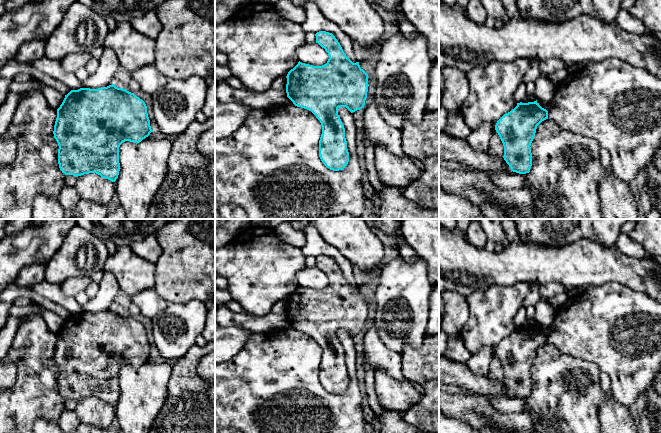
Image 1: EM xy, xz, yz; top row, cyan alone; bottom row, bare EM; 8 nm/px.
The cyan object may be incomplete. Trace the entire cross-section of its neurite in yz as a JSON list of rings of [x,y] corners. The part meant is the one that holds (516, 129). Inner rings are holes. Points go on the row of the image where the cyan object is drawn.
[[[536,101],[528,103],[517,103],[510,112],[504,114],[496,123],[495,130],[504,146],[504,160],[513,172],[526,174],[532,166],[531,143],[534,139],[537,126],[548,119],[548,111],[542,108]]]

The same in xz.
[[[319,31],[315,34],[316,43],[318,43],[328,53],[329,59],[322,66],[313,66],[298,62],[291,69],[286,78],[287,97],[297,107],[301,107],[311,111],[320,121],[322,126],[322,134],[319,140],[319,157],[323,164],[333,171],[343,170],[349,162],[349,152],[347,149],[347,141],[345,138],[345,128],[338,115],[339,107],[346,107],[351,113],[364,108],[365,100],[368,92],[368,74],[360,67],[359,62],[353,63],[344,53],[340,43],[332,33]]]

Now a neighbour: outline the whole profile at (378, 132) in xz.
[[[372,101],[369,106],[364,107],[365,113],[363,115],[362,131],[366,133],[368,141],[376,148],[382,146],[387,148],[391,153],[397,156],[404,156],[401,147],[401,132],[399,129],[388,124],[381,116],[380,111],[375,101]]]

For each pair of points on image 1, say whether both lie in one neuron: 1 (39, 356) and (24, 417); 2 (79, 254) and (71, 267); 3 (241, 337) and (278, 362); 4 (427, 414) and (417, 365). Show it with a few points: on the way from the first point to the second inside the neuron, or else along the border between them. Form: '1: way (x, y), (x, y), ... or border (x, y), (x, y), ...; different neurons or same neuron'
1: way (37, 371), (36, 391), (26, 402); same neuron
2: way (78, 257), (72, 264); same neuron
3: border (252, 332), (248, 341), (231, 358); different neurons
4: way (428, 402), (428, 377); same neuron

